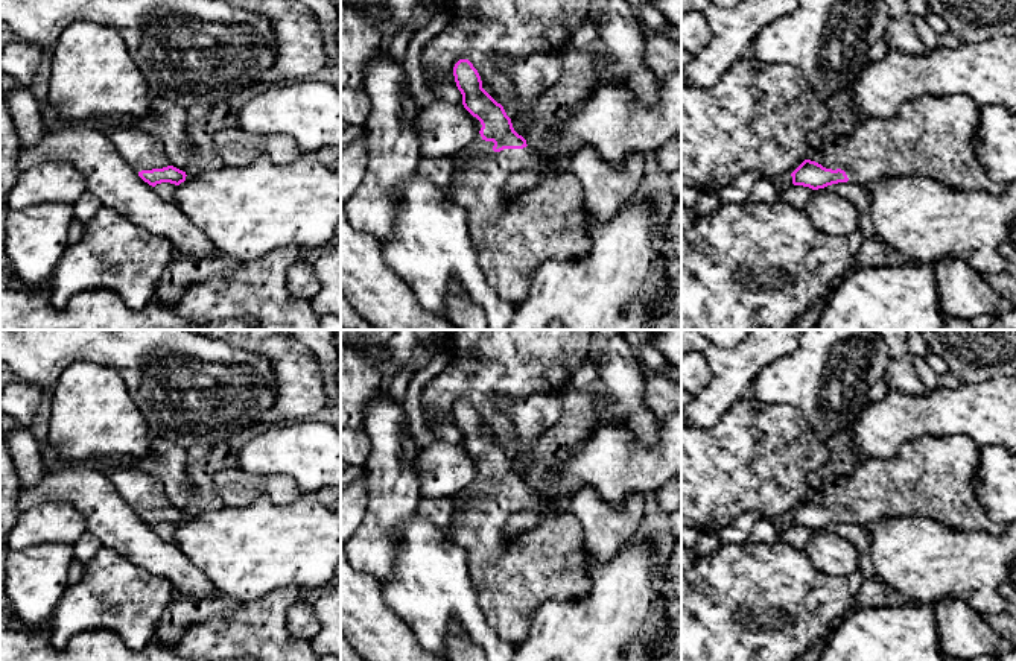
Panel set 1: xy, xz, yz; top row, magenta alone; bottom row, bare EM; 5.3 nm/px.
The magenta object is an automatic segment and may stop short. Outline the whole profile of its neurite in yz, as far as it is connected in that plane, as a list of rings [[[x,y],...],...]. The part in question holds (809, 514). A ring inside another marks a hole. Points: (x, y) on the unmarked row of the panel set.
[[[961,435],[916,439],[891,459],[859,460],[852,474],[823,479],[817,500],[805,500],[791,514],[792,524],[812,530],[847,521],[870,527],[884,518],[920,517],[954,530],[1001,535],[1005,524],[995,523],[976,498],[978,454],[975,442]]]

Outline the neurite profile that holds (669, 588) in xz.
[[[681,536],[666,561],[659,594],[663,600],[668,629],[652,644],[652,655],[646,661],[660,661],[666,655],[677,629],[681,626]]]

